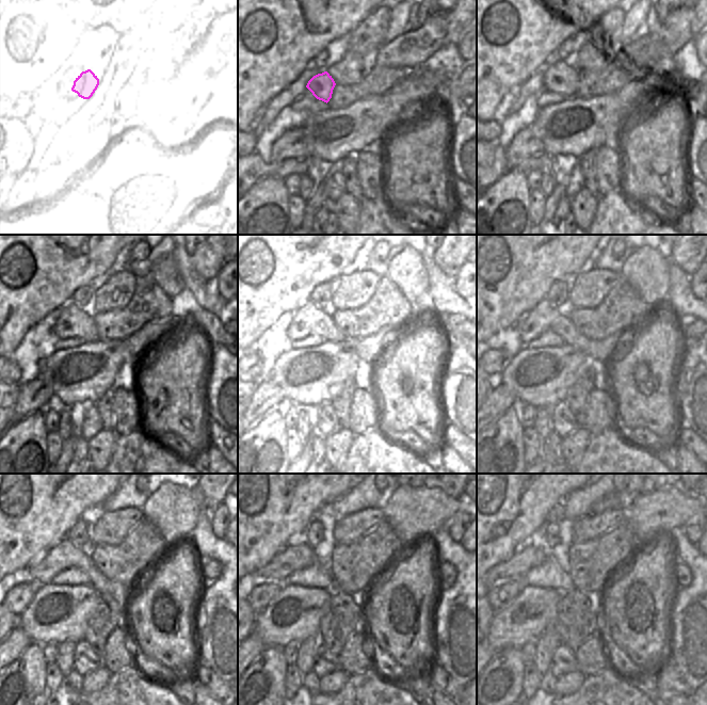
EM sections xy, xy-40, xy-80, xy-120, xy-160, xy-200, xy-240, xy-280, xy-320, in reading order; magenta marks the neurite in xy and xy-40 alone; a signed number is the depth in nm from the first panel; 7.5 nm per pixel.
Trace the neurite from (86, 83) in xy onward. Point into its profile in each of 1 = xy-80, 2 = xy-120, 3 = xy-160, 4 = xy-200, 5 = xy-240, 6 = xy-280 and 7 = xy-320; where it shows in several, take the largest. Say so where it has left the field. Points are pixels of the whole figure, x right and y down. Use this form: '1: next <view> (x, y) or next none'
1: next xy-80 (559, 78)
2: next xy-120 (70, 315)
3: next xy-160 (309, 314)
4: next xy-200 (544, 315)
5: next xy-240 (60, 558)
6: next xy-280 (294, 558)
7: next xy-320 (515, 569)

